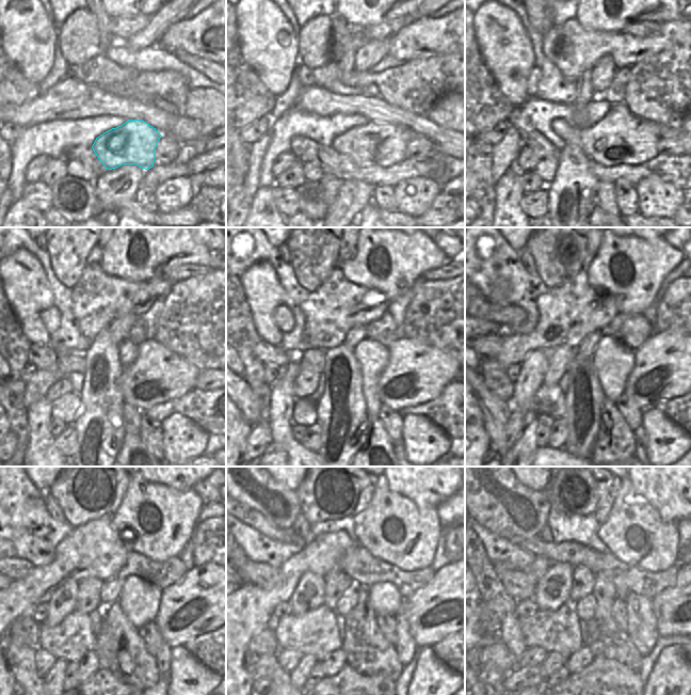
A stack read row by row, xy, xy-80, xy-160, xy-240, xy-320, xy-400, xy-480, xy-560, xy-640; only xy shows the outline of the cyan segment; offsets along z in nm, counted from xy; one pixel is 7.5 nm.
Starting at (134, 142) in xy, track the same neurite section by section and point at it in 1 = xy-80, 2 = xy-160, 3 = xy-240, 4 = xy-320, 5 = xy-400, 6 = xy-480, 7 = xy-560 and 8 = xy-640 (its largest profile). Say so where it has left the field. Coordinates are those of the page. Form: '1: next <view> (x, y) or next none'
1: next xy-80 (374, 143)
2: next xy-160 (622, 138)
3: next xy-240 (158, 375)
4: next xy-320 (416, 373)
5: next xy-400 (668, 364)
6: next xy-480 (204, 600)
7: next xy-560 (442, 607)
8: next xy-640 (681, 609)

